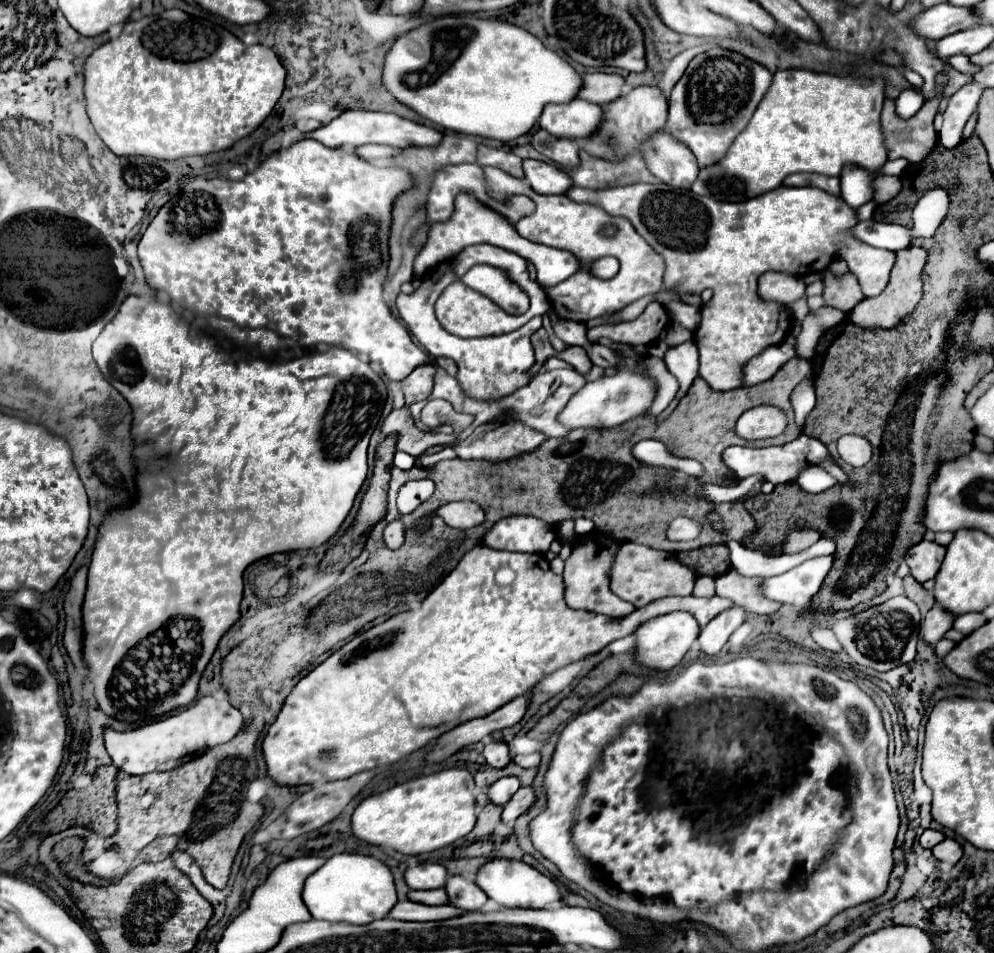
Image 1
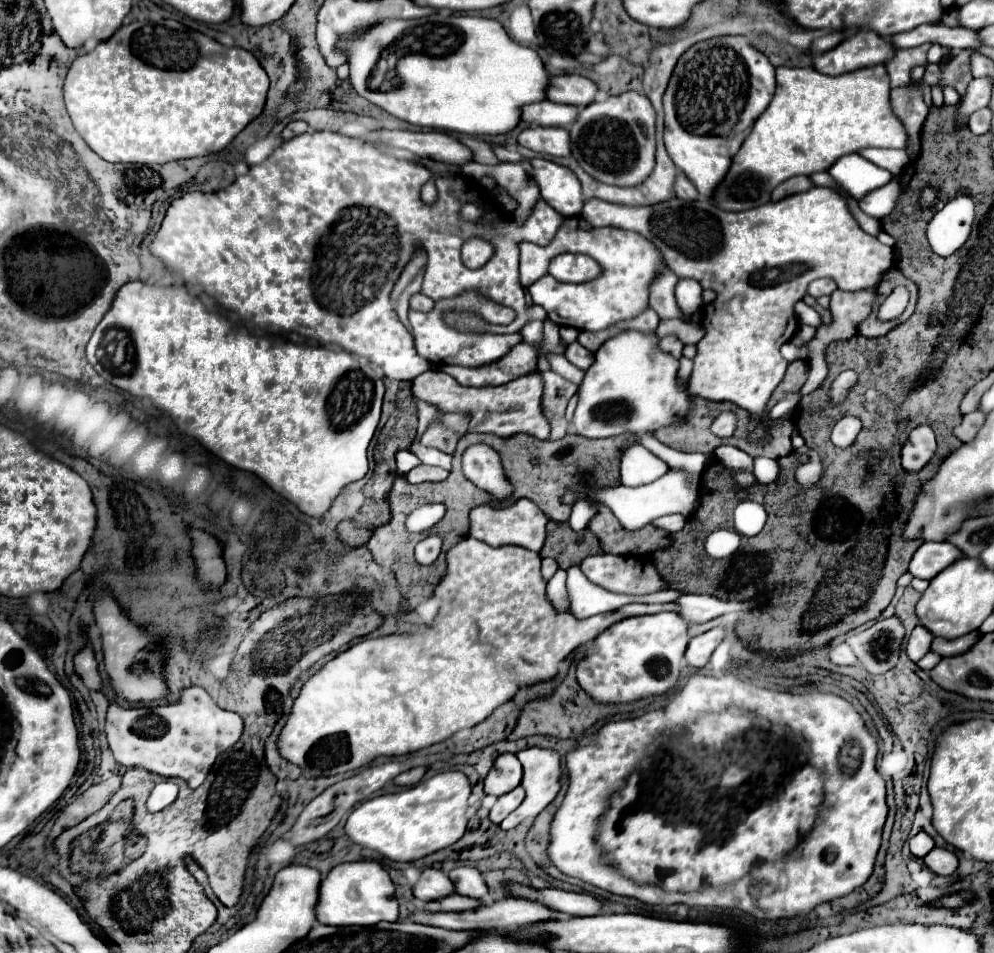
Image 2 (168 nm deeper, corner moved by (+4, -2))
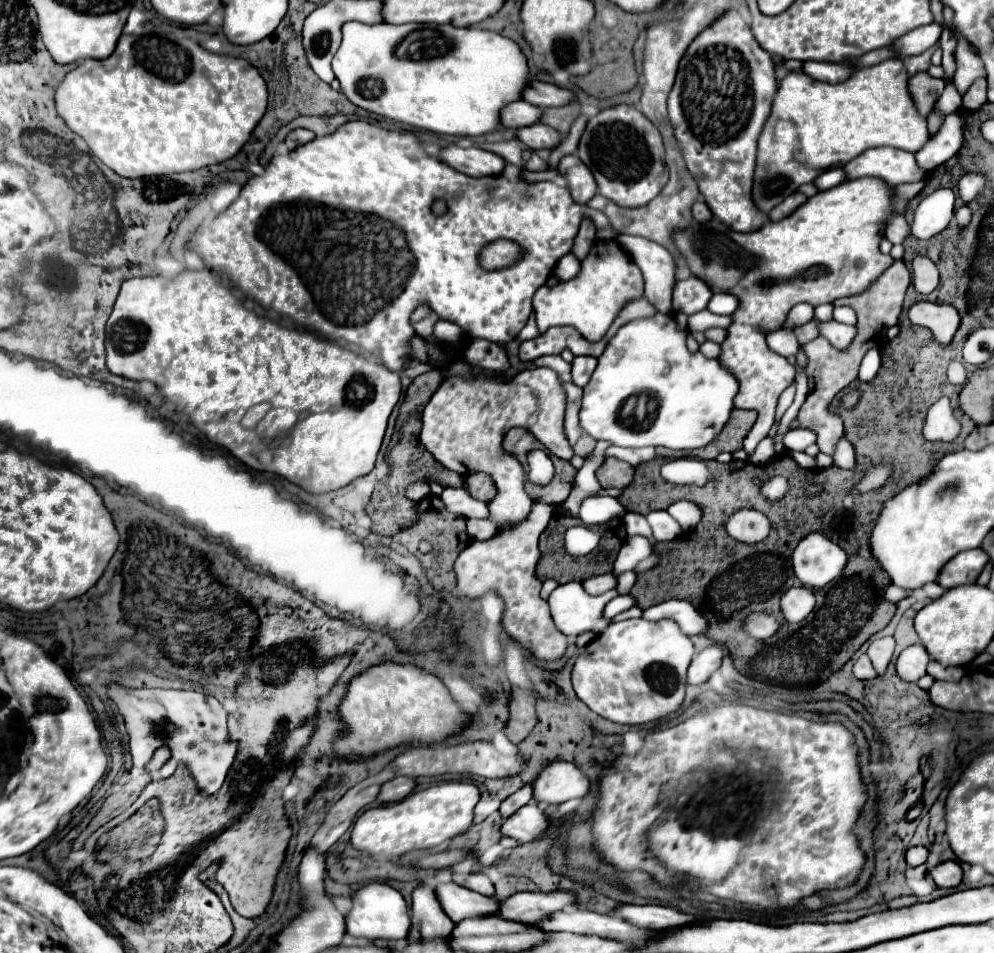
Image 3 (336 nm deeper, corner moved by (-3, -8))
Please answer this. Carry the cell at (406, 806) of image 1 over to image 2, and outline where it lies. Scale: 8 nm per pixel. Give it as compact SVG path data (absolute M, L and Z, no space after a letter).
M439 772L403 792L377 796L361 802L347 818L347 836L389 860L413 862L431 852L455 844L467 828L467 798L471 784L463 772Z

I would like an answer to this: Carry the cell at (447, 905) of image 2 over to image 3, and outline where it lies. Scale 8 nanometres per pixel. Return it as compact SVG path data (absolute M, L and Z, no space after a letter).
M518 892L518 894L506 898L504 902L500 902L494 916L530 924L530 922L536 922L536 920L548 916L550 912L564 910L572 902L574 902L574 896L568 892L550 892L550 894Z

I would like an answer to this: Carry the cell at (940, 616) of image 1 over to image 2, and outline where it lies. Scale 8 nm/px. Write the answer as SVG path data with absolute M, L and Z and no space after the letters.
M917 626L911 636L909 636L909 642L907 642L907 648L905 648L905 654L911 662L919 662L931 648L931 642L933 642L933 636L927 634L927 630L923 626Z

